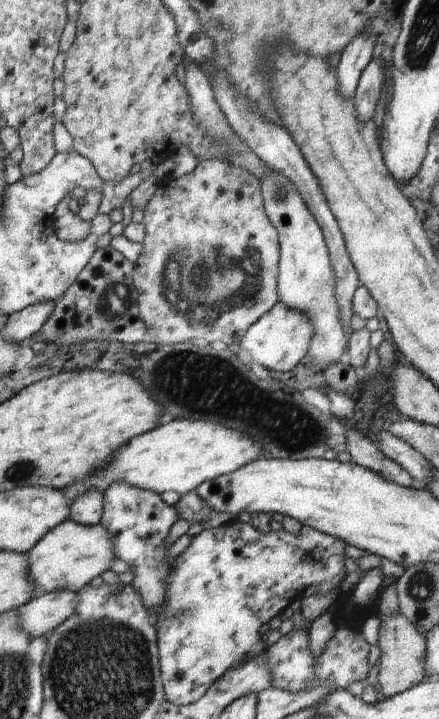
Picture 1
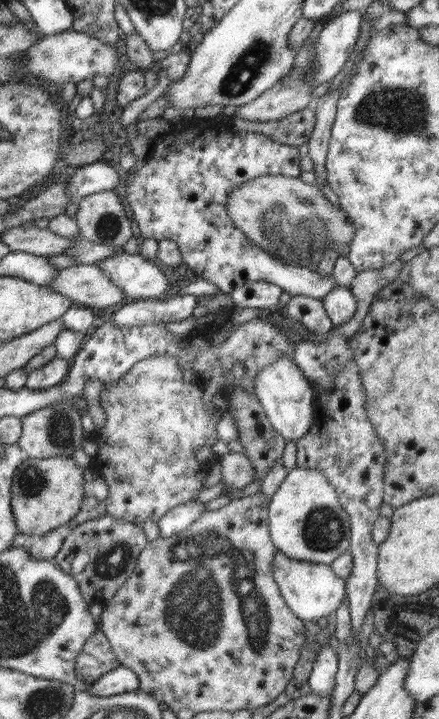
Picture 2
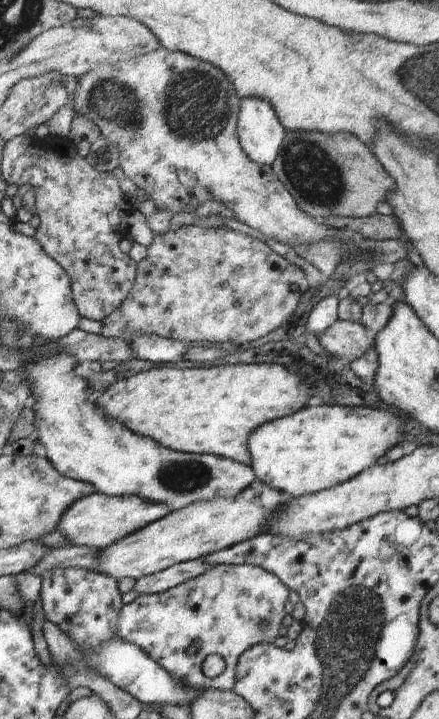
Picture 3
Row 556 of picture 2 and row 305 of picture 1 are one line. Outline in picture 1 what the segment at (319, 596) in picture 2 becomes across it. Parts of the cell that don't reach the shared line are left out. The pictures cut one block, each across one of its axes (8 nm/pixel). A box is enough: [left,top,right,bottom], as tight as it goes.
[238,300,314,372]

